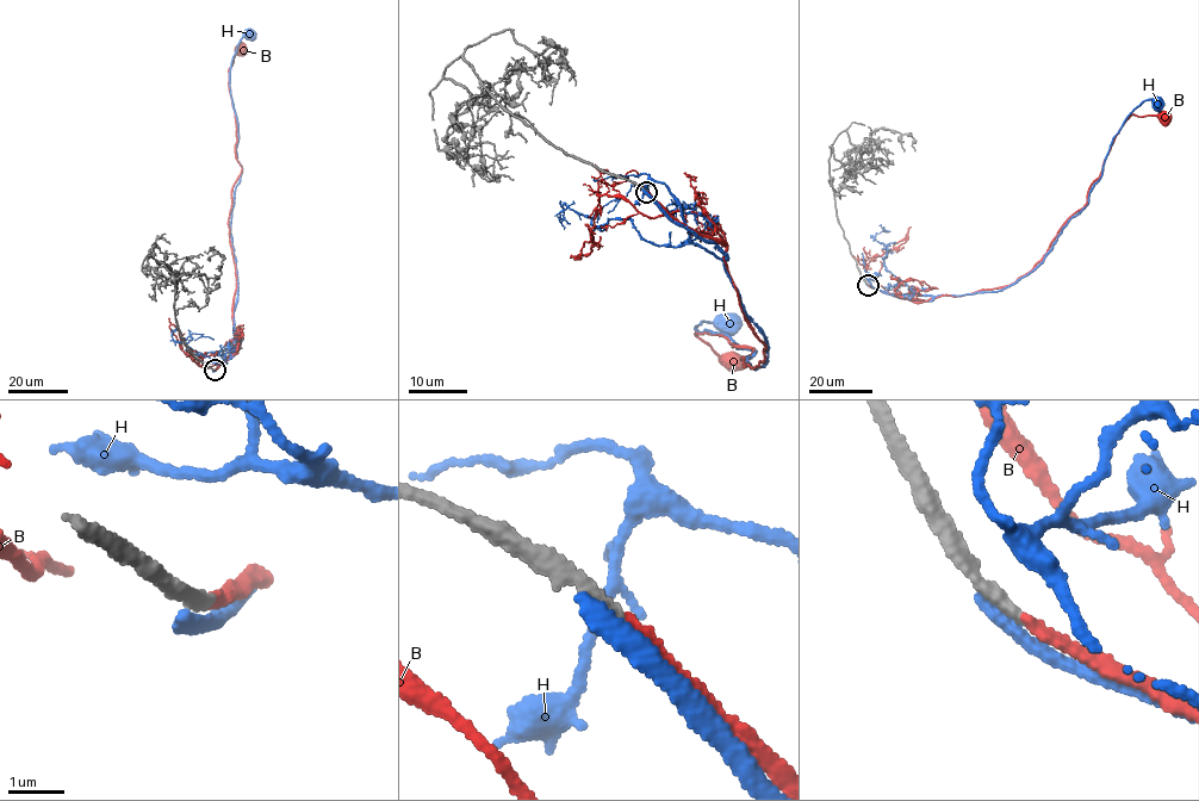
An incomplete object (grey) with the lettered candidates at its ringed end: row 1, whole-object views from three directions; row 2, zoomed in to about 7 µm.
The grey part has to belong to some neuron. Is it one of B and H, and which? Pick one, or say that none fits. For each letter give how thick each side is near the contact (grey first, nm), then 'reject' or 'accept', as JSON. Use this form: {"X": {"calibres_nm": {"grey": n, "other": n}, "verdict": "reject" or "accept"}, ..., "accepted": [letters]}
{"B": {"calibres_nm": {"grey": 280, "other": 240}, "verdict": "accept"}, "H": {"calibres_nm": {"grey": 320, "other": 340}, "verdict": "reject"}, "accepted": ["B"]}

